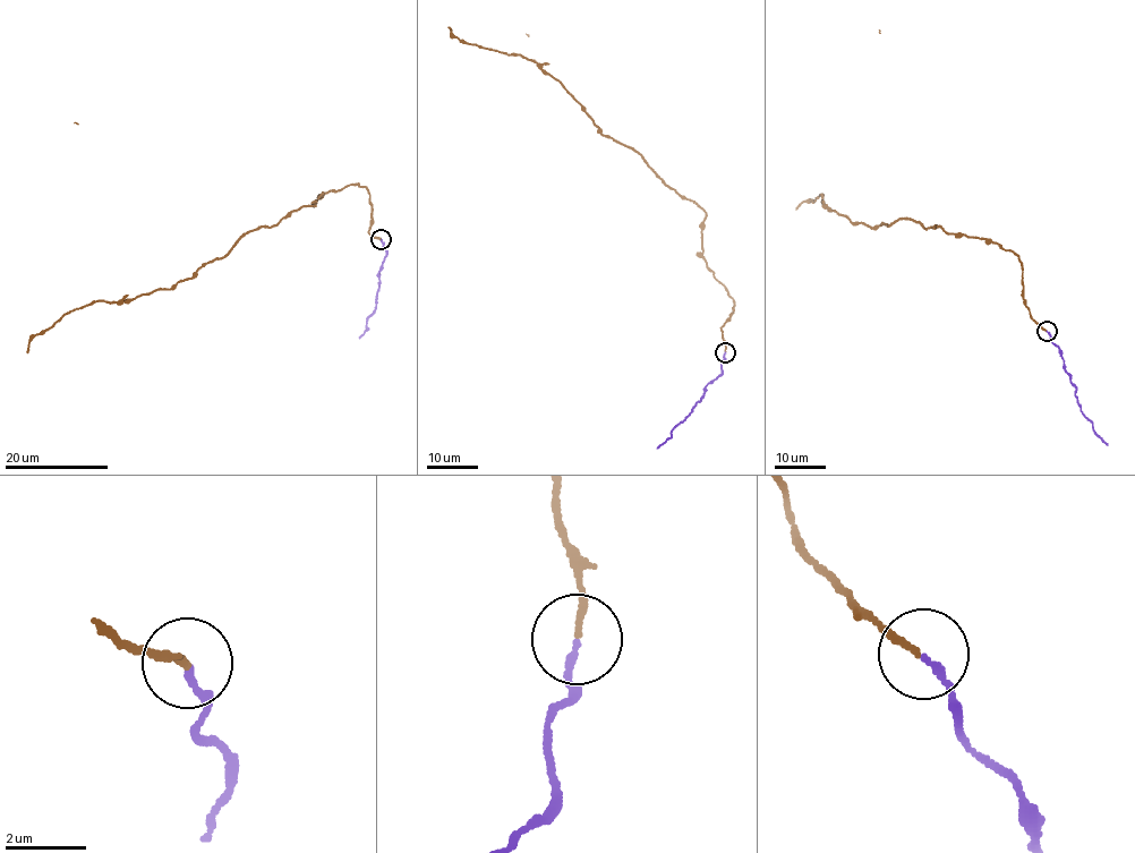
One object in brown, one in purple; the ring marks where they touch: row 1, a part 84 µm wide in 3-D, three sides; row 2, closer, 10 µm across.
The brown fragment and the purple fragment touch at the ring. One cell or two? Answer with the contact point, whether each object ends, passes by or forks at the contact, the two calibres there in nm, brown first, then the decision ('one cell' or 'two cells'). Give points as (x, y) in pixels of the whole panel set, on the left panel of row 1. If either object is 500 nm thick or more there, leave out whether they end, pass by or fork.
place (381, 239); brown ends; purple ends; calibres 160 and 150 nm; one cell

